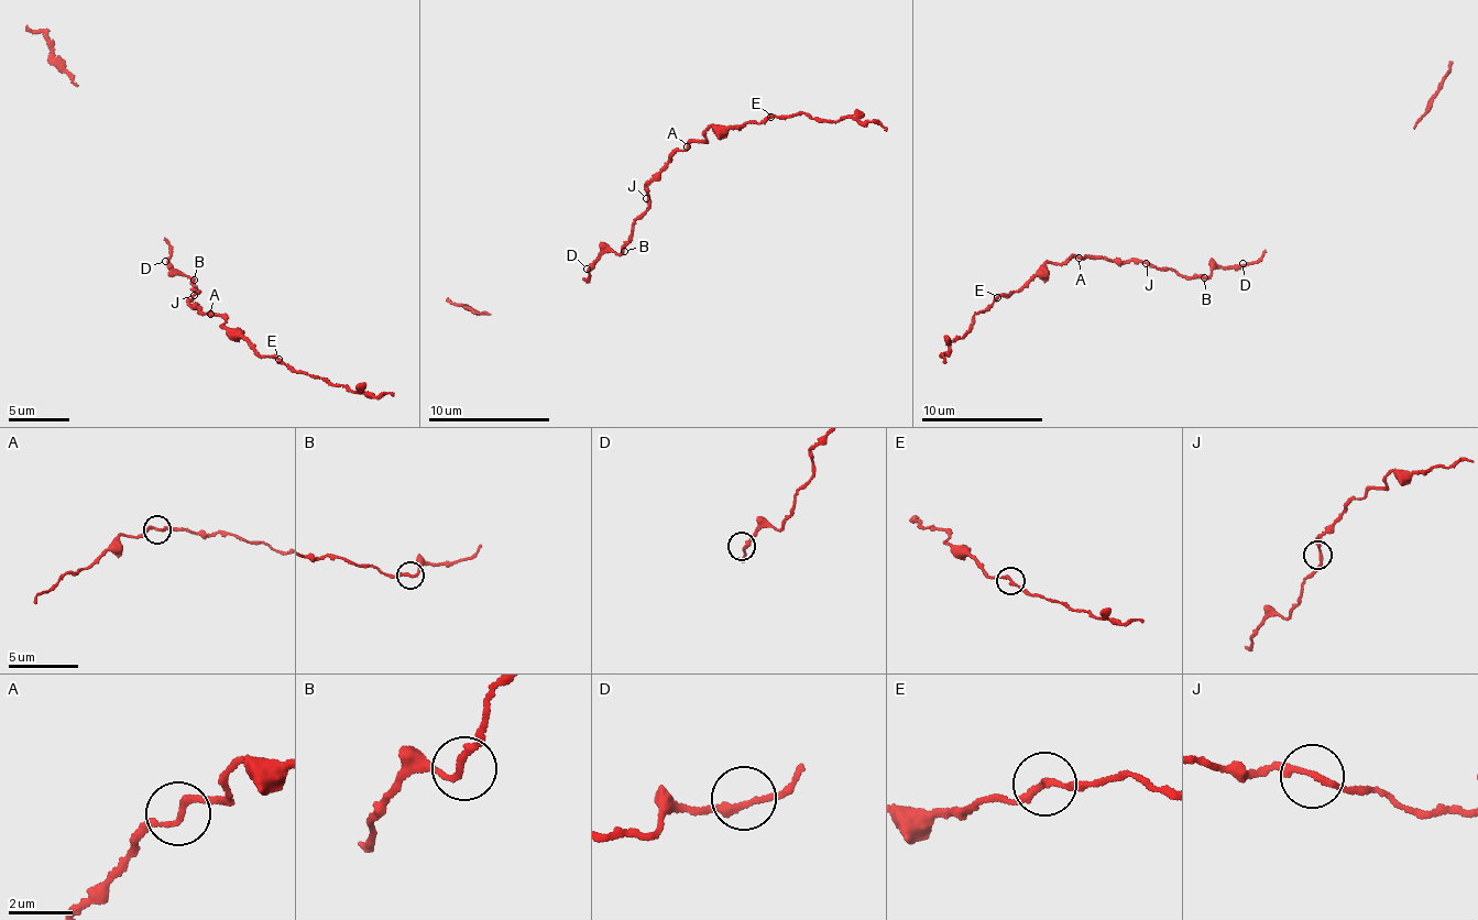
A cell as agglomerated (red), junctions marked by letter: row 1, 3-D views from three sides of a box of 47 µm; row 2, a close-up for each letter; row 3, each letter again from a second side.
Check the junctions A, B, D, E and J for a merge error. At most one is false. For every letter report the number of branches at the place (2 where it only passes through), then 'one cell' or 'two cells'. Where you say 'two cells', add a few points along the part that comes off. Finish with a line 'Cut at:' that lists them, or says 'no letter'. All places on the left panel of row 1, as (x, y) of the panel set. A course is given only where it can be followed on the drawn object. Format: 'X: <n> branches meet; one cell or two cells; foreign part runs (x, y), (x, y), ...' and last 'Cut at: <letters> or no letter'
A: 2 branches meet; one cell
B: 2 branches meet; one cell
D: 2 branches meet; one cell
E: 2 branches meet; one cell
J: 2 branches meet; one cell
Cut at: no letter

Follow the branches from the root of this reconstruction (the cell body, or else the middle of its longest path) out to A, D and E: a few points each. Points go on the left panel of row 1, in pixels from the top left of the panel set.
A: (195, 289), (197, 292), (187, 305), (209, 314)
D: (195, 289), (197, 285), (189, 277), (177, 275), (165, 261)
E: (195, 289), (190, 308), (219, 316), (227, 331), (244, 335), (261, 354), (278, 359)

